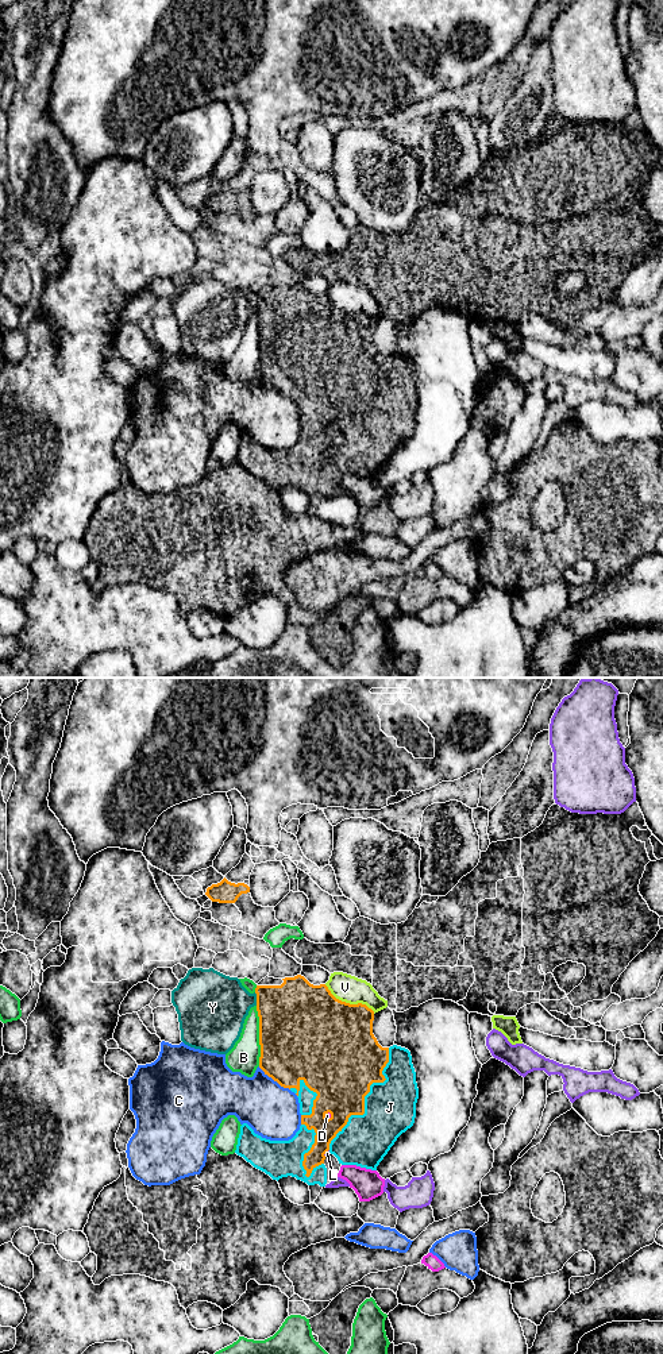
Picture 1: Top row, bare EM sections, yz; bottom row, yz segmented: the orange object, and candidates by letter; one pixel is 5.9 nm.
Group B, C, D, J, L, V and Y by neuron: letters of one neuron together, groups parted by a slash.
B / C / D / J / L / V / Y

